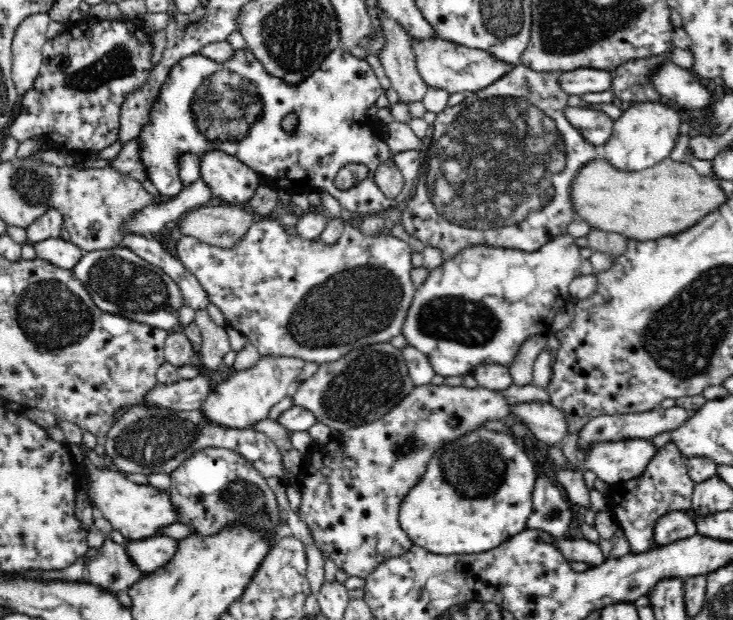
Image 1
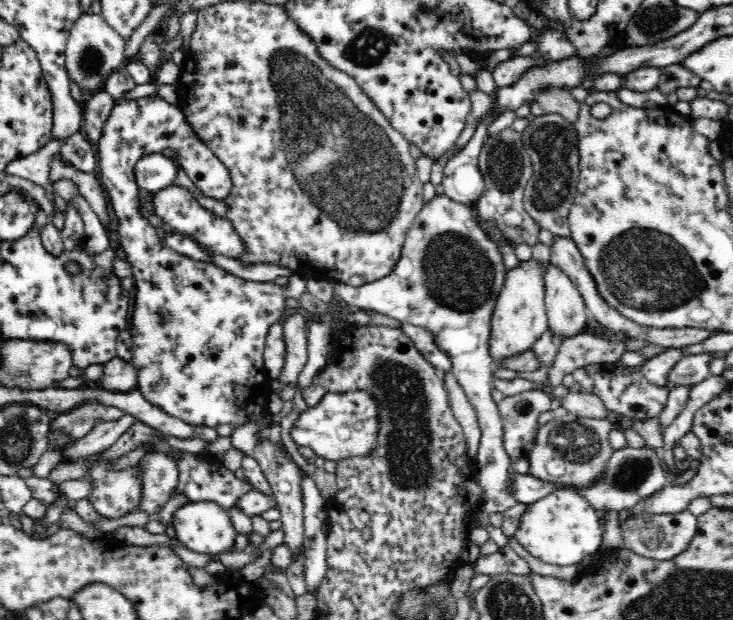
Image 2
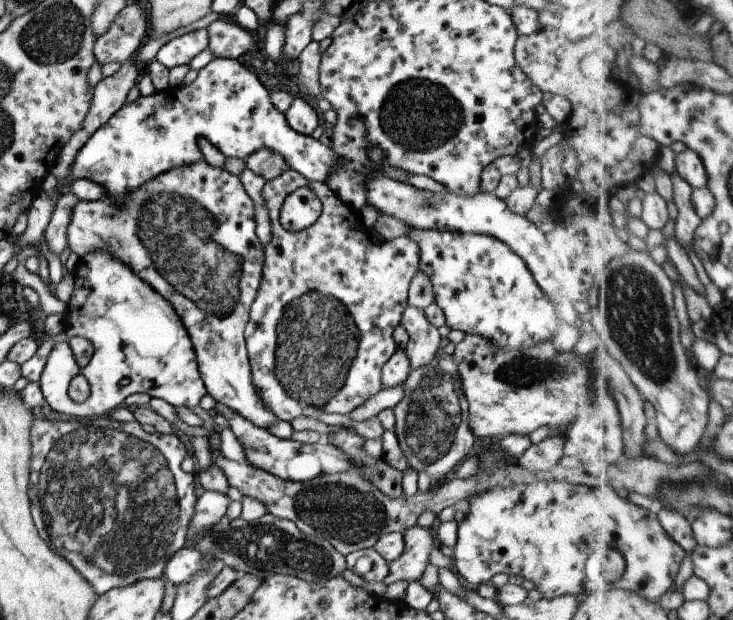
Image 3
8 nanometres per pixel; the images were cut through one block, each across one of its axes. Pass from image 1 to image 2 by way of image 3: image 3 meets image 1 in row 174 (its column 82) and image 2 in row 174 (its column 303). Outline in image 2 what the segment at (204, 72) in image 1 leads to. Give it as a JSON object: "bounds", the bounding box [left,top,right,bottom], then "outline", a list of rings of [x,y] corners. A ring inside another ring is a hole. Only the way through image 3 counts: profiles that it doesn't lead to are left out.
{"bounds":[135,153,178,194],"outline":[[[162,153],[144,156],[135,165],[135,182],[149,194],[174,184],[178,174],[177,162]]]}

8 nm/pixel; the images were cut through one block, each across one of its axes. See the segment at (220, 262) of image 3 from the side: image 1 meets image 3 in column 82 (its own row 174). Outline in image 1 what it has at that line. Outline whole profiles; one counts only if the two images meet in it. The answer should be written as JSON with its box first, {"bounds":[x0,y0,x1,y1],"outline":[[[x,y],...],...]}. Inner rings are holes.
{"bounds":[200,152,262,206],"outline":[[[208,152],[200,158],[201,178],[209,186],[212,199],[219,199],[228,206],[248,206],[262,184],[259,174],[224,152]]]}

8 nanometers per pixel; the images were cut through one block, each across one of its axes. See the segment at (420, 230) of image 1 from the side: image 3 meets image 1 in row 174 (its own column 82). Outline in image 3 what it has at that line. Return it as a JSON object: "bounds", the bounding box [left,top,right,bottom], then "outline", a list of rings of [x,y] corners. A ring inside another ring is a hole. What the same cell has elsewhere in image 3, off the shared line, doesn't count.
{"bounds":[27,416,195,596],"outline":[[[103,416],[101,418],[103,428],[93,428],[93,426],[83,427],[79,420],[45,420],[45,418],[33,418],[32,426],[29,428],[29,450],[31,450],[29,464],[29,487],[27,498],[29,500],[30,516],[34,528],[37,529],[39,537],[46,541],[49,550],[61,554],[61,558],[66,560],[75,568],[75,572],[89,584],[89,587],[98,596],[108,592],[114,587],[123,587],[133,584],[139,580],[159,580],[163,577],[165,562],[183,548],[186,543],[186,534],[189,528],[189,520],[195,508],[195,482],[194,475],[185,474],[181,471],[180,464],[187,454],[188,445],[180,434],[161,434],[156,432],[147,434],[141,430],[141,426],[131,420],[131,422],[119,423]]]}

